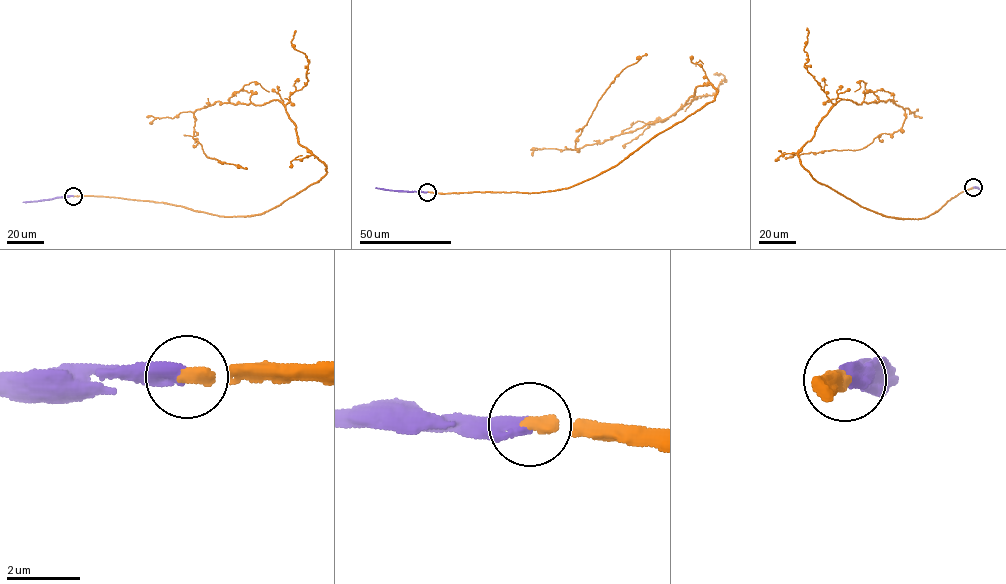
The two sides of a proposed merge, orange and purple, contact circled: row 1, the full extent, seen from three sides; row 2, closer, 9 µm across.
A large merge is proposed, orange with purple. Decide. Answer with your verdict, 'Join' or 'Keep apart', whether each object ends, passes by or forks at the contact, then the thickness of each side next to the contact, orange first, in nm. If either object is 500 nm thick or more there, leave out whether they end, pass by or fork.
Join. At the ring orange ends. At the ring purple ends. Thickness 360 nm (orange) against 400 nm

